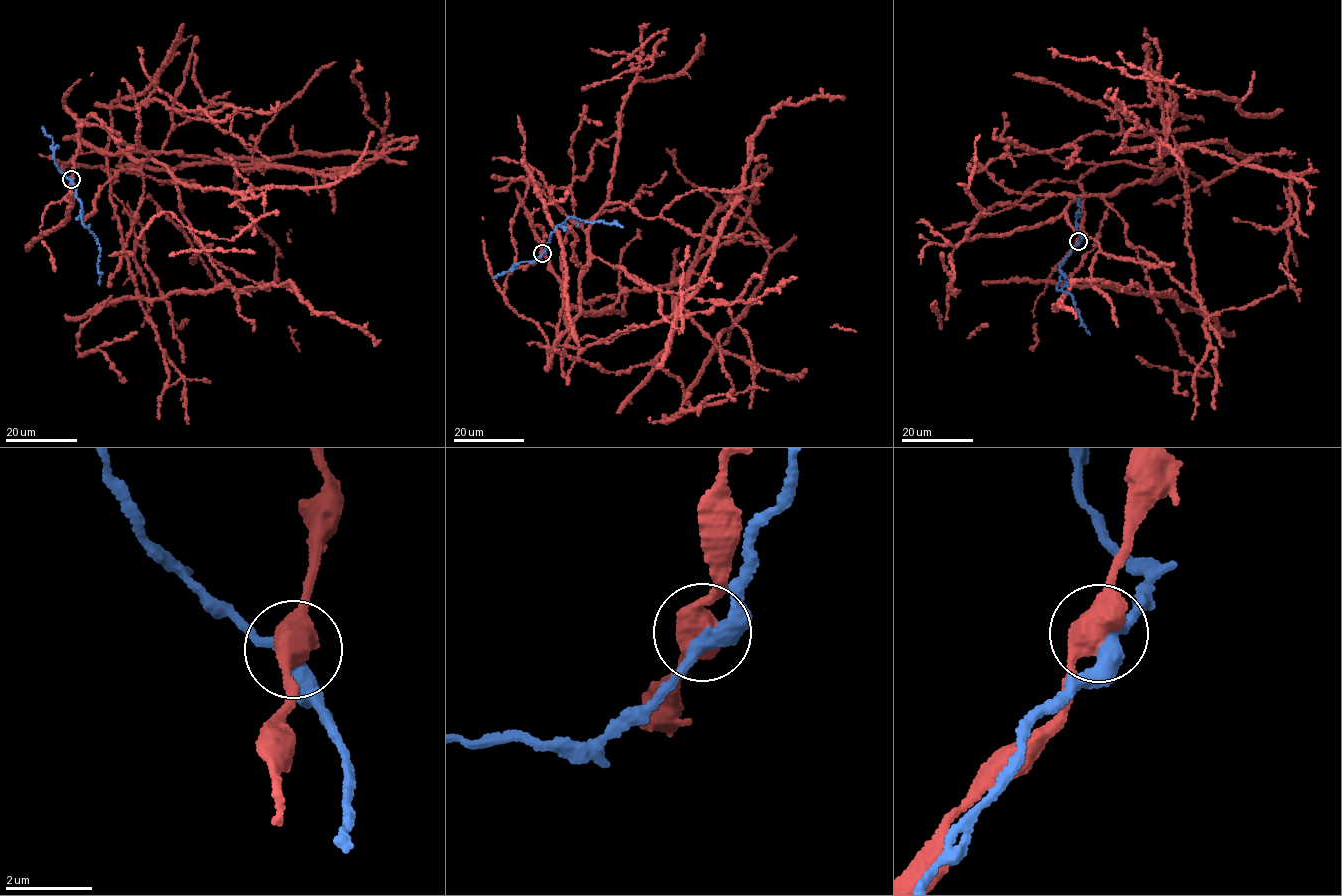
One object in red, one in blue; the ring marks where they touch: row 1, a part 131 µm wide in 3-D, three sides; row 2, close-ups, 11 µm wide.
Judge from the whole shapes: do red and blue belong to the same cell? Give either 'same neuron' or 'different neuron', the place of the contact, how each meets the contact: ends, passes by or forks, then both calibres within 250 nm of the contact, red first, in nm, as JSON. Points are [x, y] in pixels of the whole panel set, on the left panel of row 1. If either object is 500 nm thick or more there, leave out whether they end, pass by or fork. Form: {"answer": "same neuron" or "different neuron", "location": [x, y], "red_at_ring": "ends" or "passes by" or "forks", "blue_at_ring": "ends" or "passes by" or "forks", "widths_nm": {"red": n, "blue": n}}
{"answer": "different neuron", "location": [71, 179], "widths_nm": {"red": 550, "blue": 360}}

